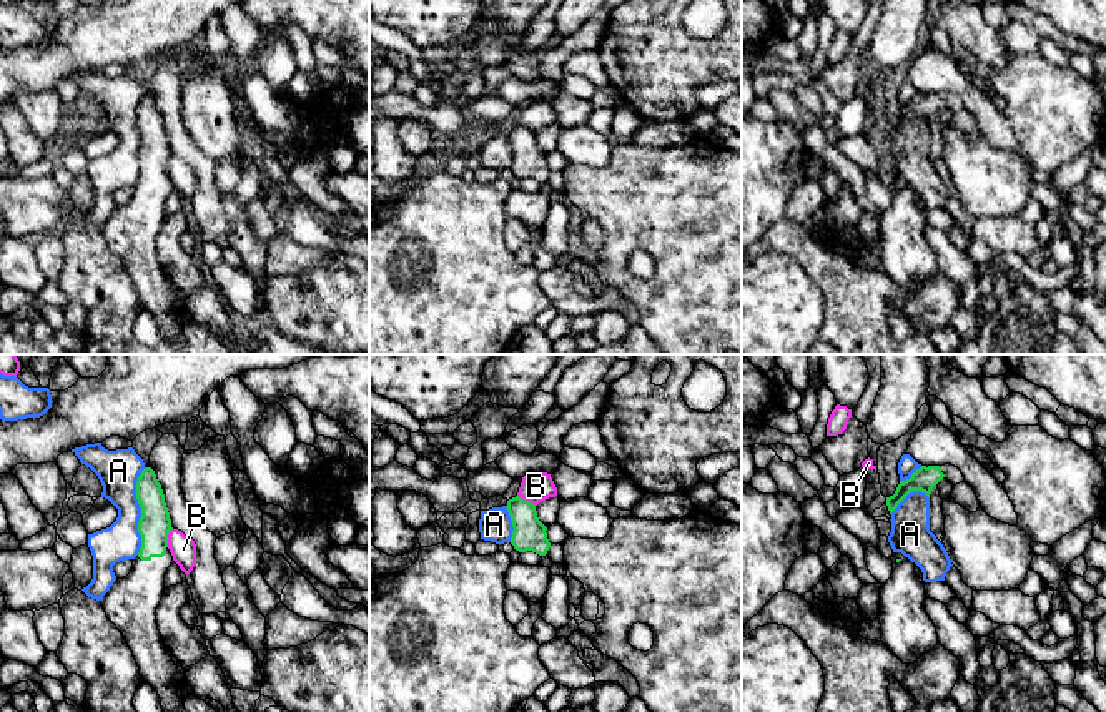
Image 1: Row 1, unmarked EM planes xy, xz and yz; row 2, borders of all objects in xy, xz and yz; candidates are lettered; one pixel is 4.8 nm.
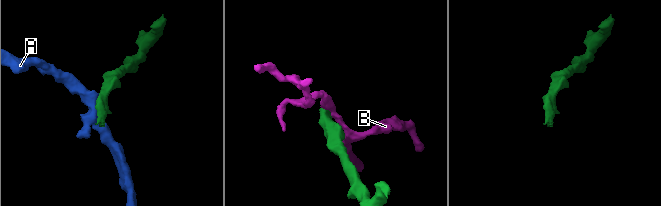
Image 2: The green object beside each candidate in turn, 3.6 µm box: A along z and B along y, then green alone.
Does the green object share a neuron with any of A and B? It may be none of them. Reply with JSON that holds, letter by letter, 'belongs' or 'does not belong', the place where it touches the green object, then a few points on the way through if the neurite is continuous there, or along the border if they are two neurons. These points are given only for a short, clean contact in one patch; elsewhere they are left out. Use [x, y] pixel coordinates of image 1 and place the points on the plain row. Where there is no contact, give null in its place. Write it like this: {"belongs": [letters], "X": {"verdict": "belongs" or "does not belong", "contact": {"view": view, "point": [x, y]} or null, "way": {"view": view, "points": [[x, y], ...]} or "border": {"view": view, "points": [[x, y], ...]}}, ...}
{"belongs": [], "A": {"verdict": "does not belong", "contact": {"view": "xy", "point": [142, 138]}, "border": {"view": "xy", "points": [[145, 95], [135, 118], [140, 135], [140, 178], [137, 182]]}}, "B": {"verdict": "does not belong", "contact": {"view": "xy", "point": [167, 165]}, "border": {"view": "xy", "points": [[172, 155], [167, 173]]}}}

